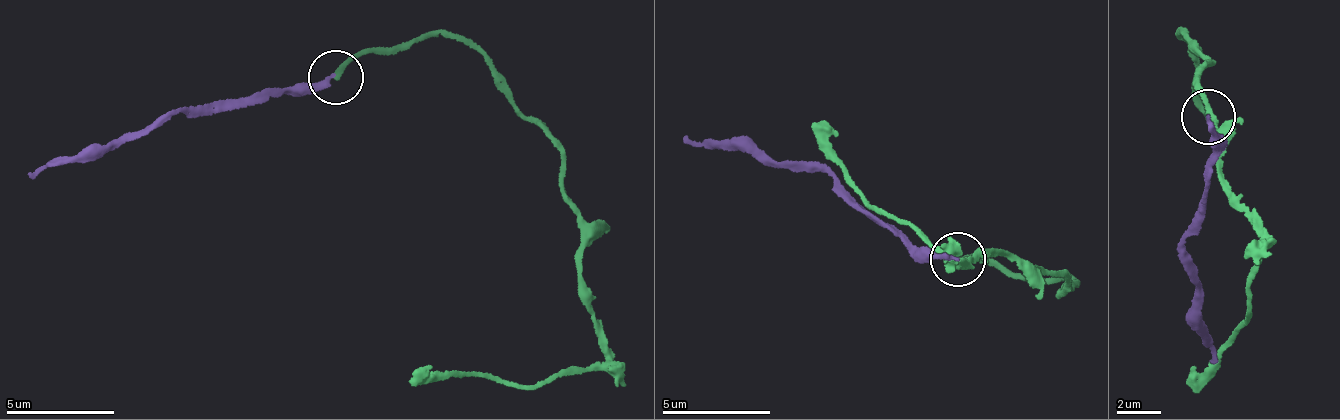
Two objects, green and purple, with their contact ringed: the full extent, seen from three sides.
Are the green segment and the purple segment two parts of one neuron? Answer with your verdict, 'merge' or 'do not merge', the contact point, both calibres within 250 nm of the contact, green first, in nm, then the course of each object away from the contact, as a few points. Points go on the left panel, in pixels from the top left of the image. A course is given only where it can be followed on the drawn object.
merge; at (336, 77); 240 nm thick on the green side, 200 nm on the other; green runs (334, 75), (437, 32), (480, 53), (518, 113), (558, 147), (578, 218), (604, 360), (533, 385), (412, 374); purple runs (334, 75), (214, 99), (85, 157), (43, 170), (27, 178)

